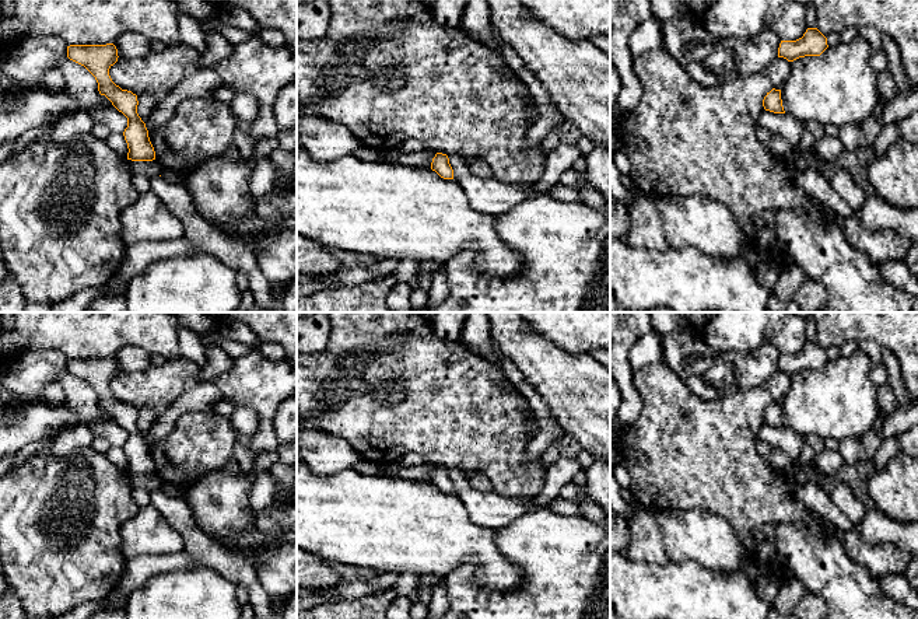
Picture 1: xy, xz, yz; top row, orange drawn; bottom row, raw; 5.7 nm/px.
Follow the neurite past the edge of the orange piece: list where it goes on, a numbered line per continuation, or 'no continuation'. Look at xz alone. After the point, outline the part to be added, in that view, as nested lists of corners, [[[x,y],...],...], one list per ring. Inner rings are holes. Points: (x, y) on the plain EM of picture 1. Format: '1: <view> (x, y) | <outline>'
no continuation

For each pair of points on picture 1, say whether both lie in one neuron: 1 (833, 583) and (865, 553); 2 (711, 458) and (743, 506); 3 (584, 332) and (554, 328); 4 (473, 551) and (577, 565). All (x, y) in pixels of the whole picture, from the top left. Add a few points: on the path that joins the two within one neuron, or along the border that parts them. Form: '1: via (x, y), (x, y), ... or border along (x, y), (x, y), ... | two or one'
1: border along (840, 535), (847, 555), (861, 563), (878, 580) | two
2: via (721, 469), (743, 495) | one
3: via (577, 328), (561, 328) | one
4: border along (494, 530), (497, 548), (521, 572), (519, 584) | two

